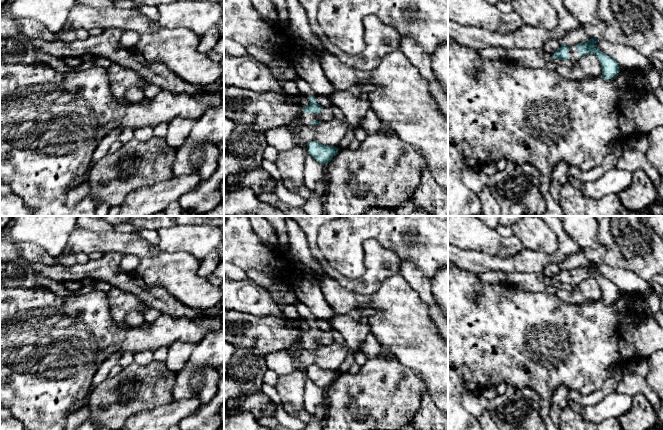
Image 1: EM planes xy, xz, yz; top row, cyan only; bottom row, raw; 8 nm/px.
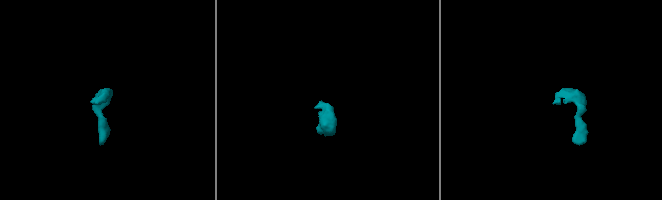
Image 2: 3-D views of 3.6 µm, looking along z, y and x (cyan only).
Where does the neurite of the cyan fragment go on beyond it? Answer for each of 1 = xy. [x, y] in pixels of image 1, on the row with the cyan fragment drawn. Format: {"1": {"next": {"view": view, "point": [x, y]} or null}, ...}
{"1": {"next": null}}

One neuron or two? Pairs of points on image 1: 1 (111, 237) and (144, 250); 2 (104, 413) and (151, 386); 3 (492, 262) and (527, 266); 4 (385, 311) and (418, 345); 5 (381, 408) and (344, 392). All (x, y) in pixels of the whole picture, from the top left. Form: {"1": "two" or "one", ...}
{"1": "one", "2": "one", "3": "one", "4": "one", "5": "one"}

